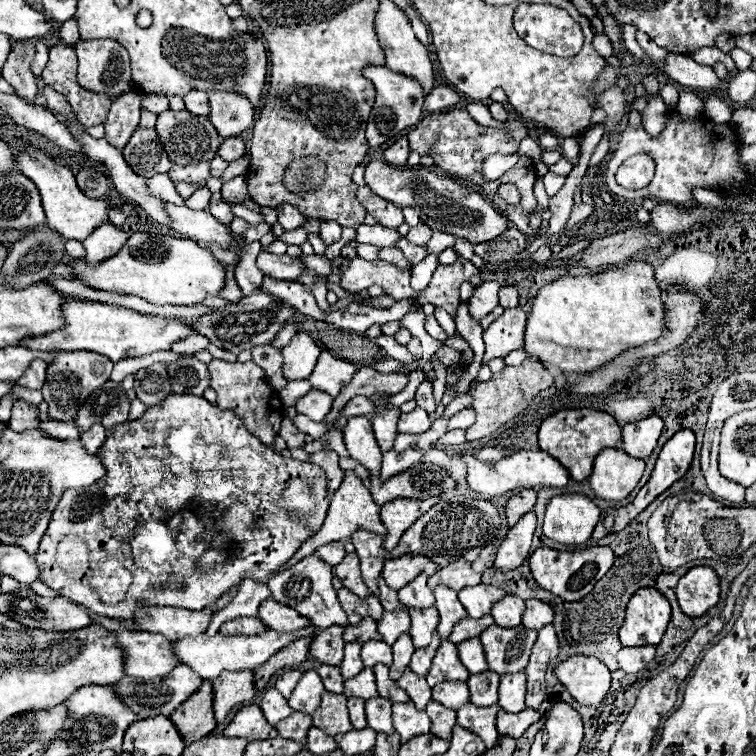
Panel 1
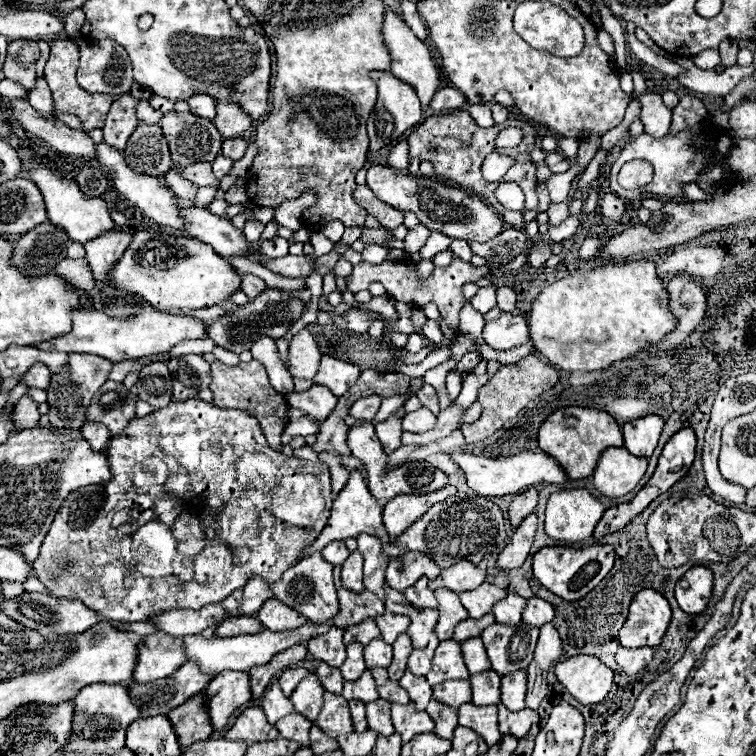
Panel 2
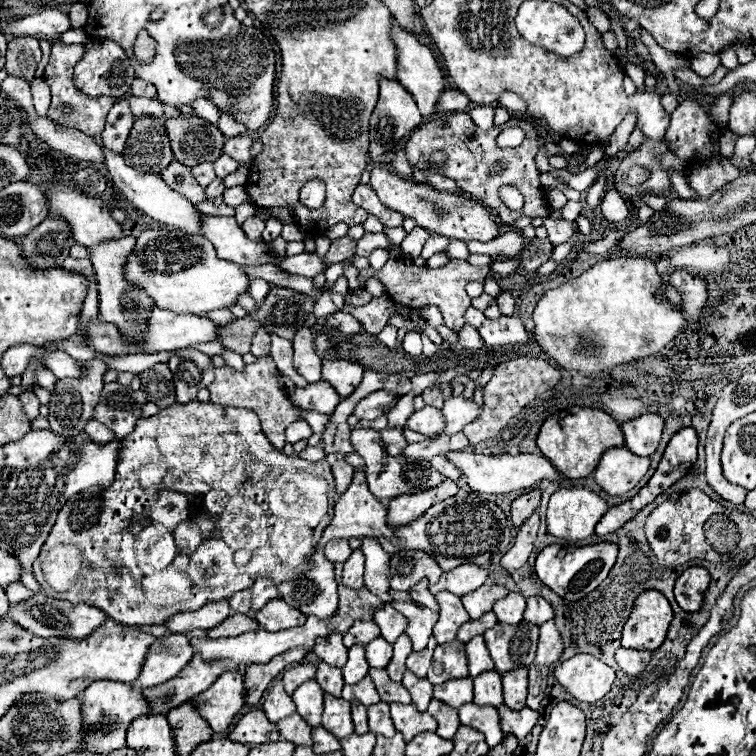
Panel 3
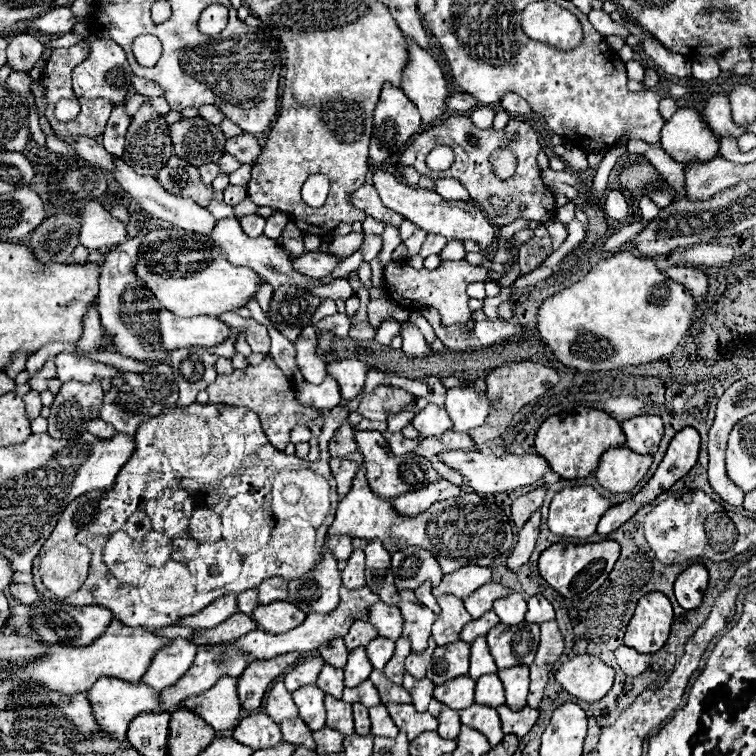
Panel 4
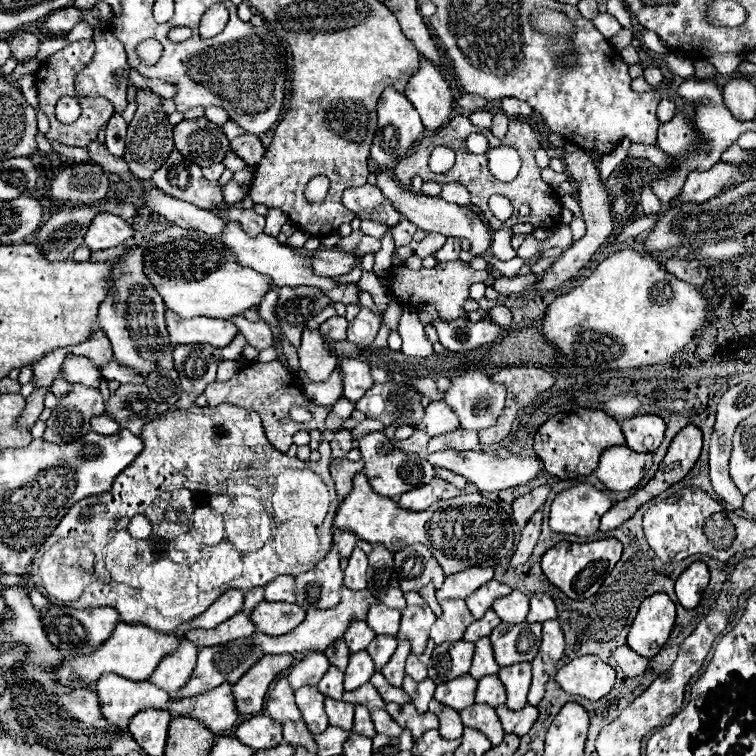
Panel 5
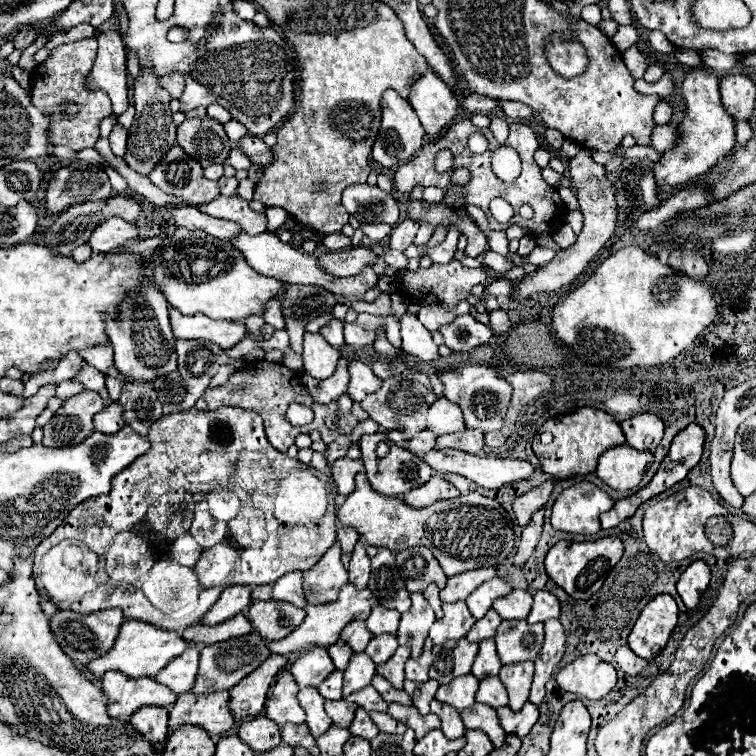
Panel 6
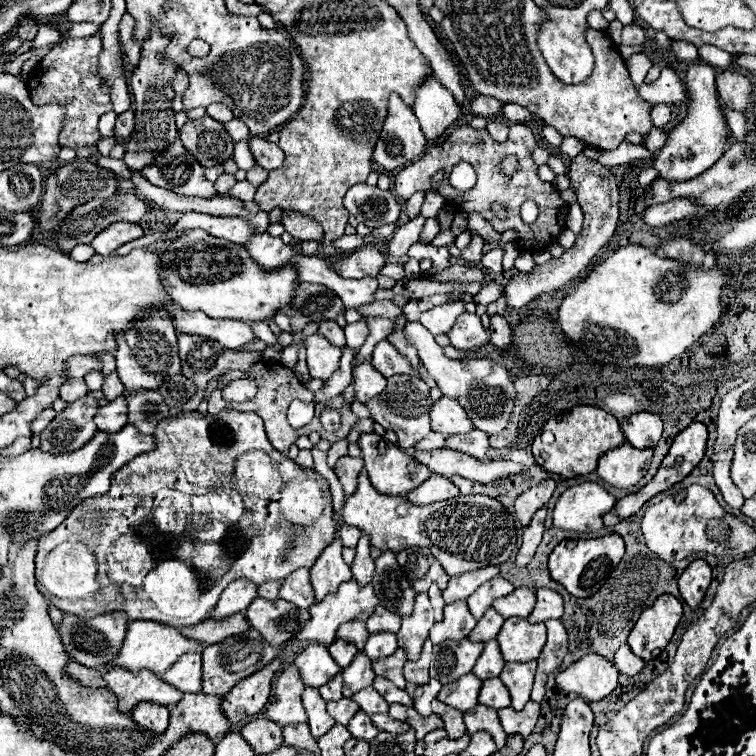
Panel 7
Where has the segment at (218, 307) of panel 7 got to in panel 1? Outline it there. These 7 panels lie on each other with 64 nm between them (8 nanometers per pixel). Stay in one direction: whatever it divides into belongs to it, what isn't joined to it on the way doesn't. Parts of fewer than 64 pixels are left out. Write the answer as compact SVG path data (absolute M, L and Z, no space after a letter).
M132 234L116 256L108 258L96 268L76 258L68 258L66 262L74 268L80 282L90 288L134 294L158 306L196 306L202 304L208 296L218 296L226 284L226 266L222 266L208 248L202 248L194 240L172 238L164 234Z

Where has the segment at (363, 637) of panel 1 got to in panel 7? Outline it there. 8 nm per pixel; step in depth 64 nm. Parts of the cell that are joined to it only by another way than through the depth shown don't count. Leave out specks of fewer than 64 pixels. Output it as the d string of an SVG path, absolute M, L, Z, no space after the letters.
M344 622L338 632L336 632L336 638L338 640L346 640L346 642L352 642L356 644L360 650L364 648L366 640L368 640L368 630L364 630L364 622Z

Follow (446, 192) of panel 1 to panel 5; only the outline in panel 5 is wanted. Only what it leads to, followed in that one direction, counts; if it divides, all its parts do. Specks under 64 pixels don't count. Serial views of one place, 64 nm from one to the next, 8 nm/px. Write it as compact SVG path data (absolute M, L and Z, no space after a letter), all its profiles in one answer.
M380 172L376 176L376 186L384 192L384 196L392 202L392 206L396 206L396 210L400 214L404 214L412 224L416 224L418 228L426 230L426 232L440 232L446 236L456 236L456 238L468 238L470 240L470 254L472 256L482 256L488 248L490 248L490 240L492 240L492 232L488 228L486 222L482 222L480 216L476 216L468 206L458 206L458 204L450 204L442 198L432 198L432 196L424 196L424 194L414 194L410 190L404 190L390 174Z

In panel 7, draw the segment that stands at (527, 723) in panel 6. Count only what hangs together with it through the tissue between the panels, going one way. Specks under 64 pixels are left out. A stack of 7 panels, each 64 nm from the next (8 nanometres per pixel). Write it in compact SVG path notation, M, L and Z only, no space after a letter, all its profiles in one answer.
M528 702L528 706L524 706L524 710L520 710L520 712L508 708L508 710L500 710L498 716L500 716L502 728L504 728L508 734L528 736L528 734L532 734L534 726L536 726L536 722L538 722L540 704Z

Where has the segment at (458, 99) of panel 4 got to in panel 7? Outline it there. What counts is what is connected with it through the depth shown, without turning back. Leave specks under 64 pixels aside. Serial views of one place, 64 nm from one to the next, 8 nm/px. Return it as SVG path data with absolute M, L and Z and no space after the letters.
M478 96L470 102L470 110L476 114L476 116L494 116L494 114L500 114L504 108L504 104L496 98L490 98L490 96Z

